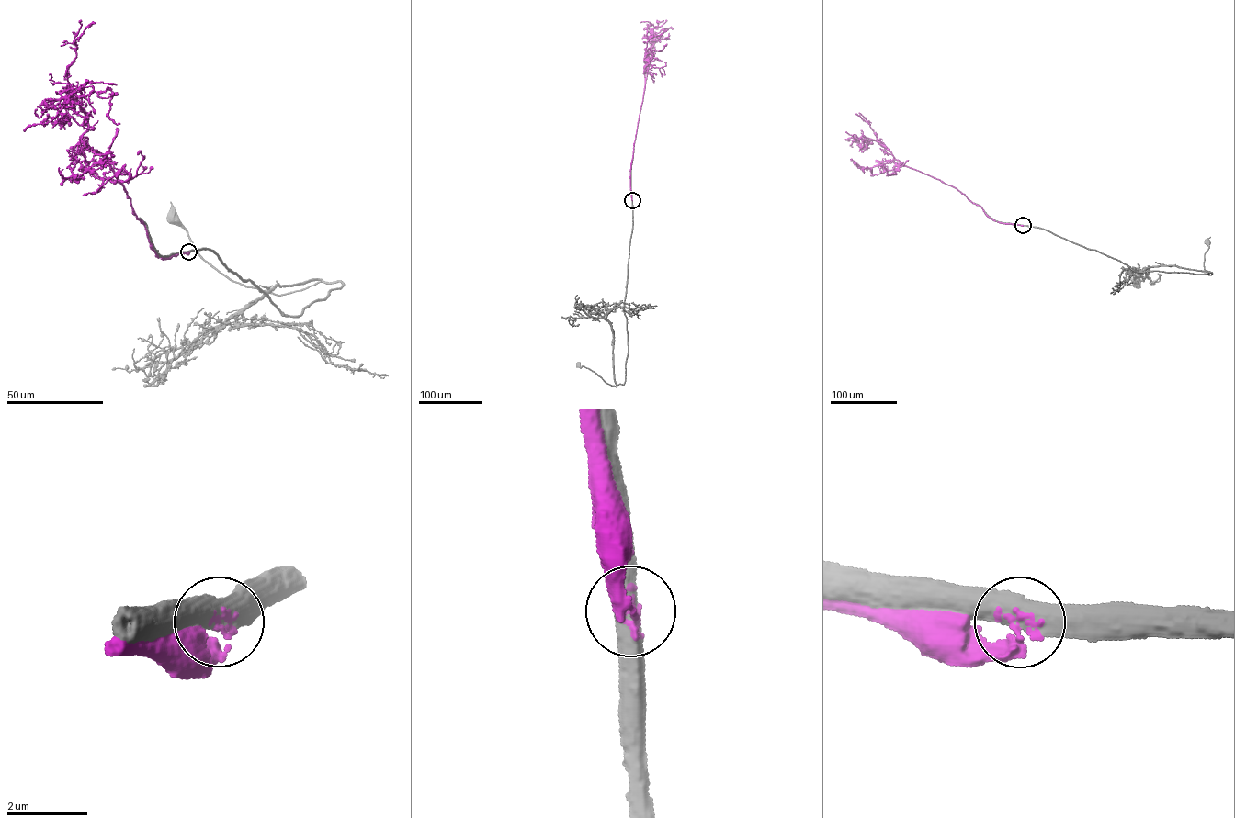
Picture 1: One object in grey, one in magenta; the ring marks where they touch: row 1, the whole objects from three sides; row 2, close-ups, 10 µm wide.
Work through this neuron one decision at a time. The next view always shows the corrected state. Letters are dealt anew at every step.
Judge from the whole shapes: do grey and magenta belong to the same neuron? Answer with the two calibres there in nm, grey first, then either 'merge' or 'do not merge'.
550/280 nm | do not merge

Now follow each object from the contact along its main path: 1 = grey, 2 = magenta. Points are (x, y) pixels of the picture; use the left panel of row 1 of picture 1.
1: (188, 252), (212, 250), (289, 316), (345, 285), (321, 279), (277, 295), (247, 286), (202, 258), (174, 218)
2: (188, 252), (156, 256), (113, 170), (81, 137), (74, 93), (50, 101), (70, 95), (54, 117), (23, 130)

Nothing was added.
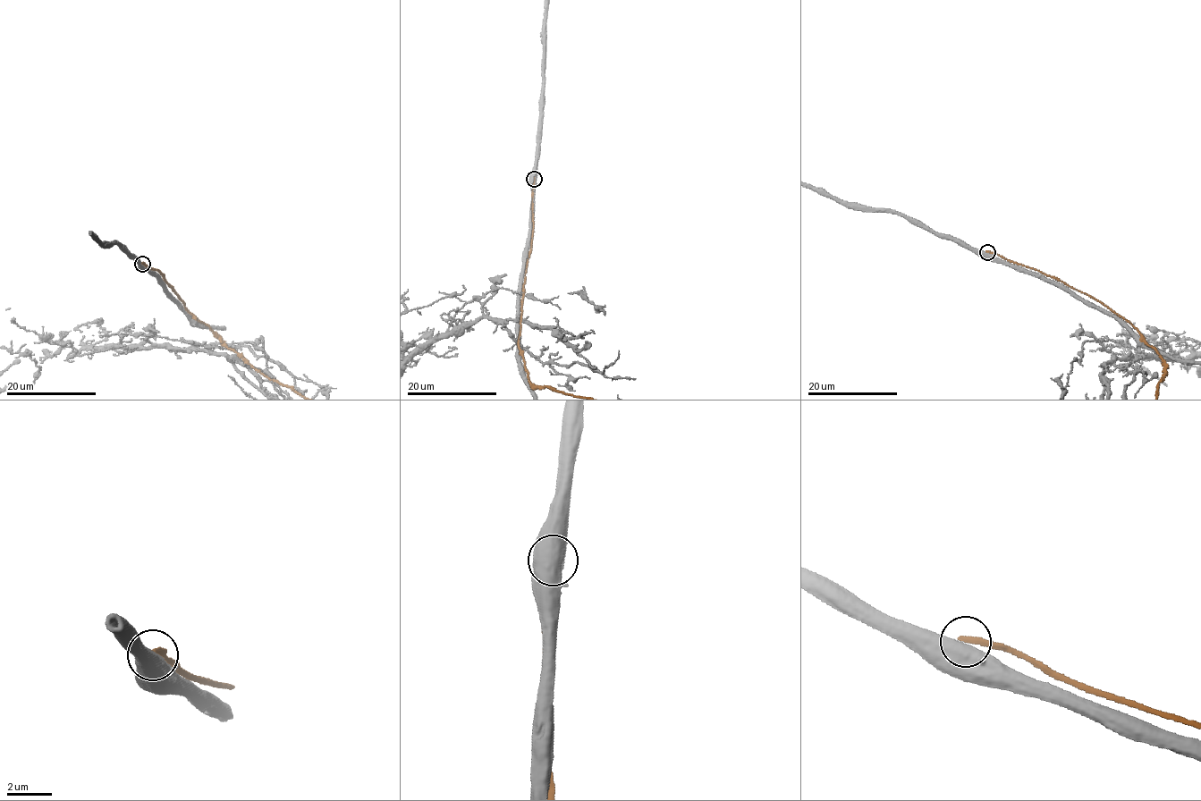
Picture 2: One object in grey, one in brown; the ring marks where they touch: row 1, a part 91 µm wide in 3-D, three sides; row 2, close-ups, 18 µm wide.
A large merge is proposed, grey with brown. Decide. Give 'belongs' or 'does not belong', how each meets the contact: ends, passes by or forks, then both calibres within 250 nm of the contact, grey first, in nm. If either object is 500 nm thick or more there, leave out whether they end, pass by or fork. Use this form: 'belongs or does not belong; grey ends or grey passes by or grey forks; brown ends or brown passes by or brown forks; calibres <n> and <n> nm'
does not belong; calibres 750 and 280 nm

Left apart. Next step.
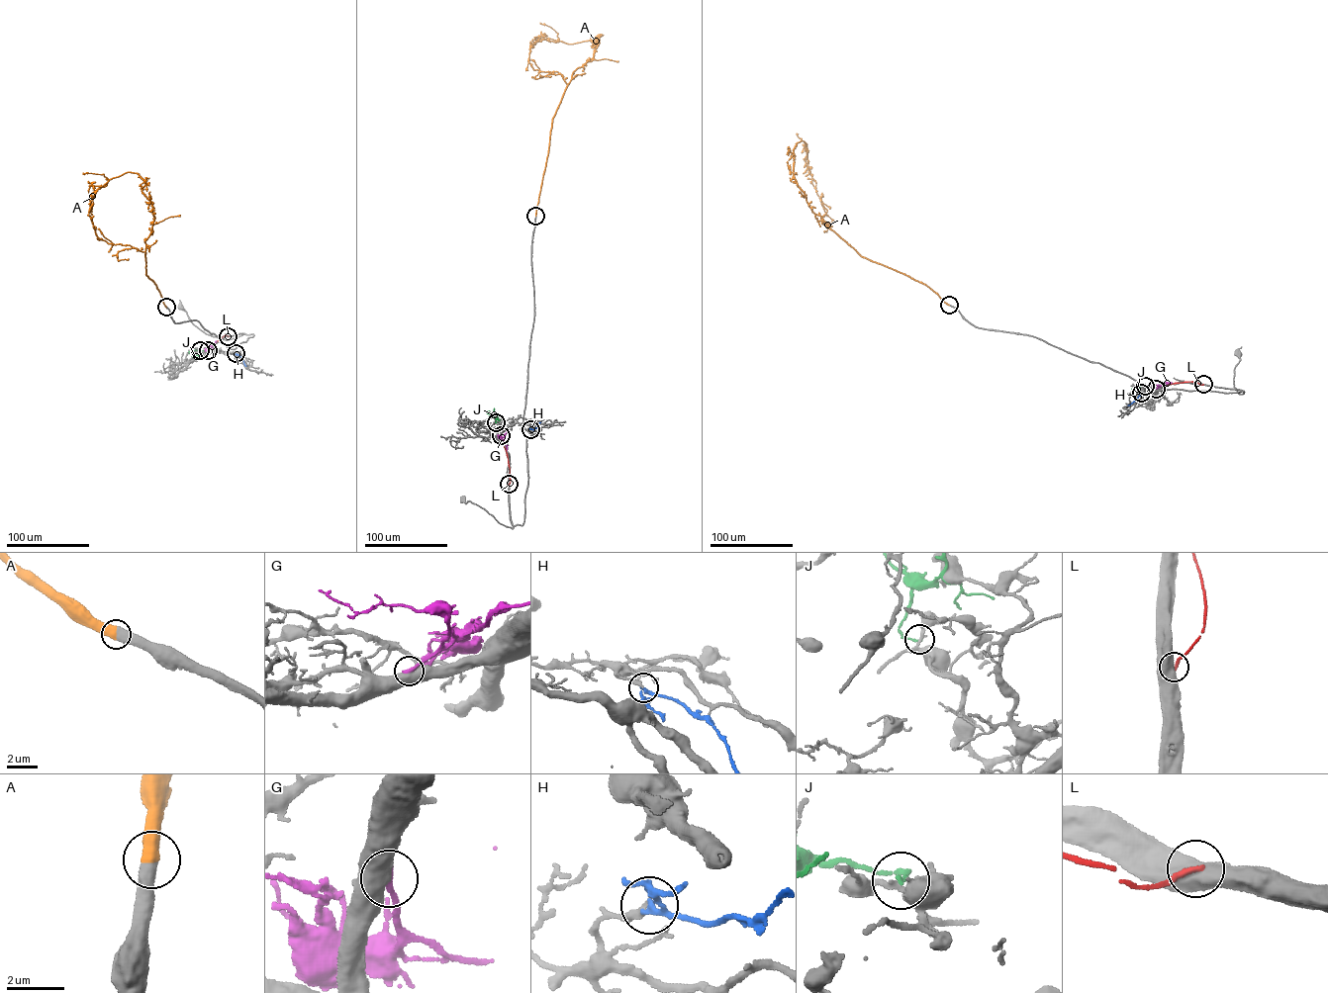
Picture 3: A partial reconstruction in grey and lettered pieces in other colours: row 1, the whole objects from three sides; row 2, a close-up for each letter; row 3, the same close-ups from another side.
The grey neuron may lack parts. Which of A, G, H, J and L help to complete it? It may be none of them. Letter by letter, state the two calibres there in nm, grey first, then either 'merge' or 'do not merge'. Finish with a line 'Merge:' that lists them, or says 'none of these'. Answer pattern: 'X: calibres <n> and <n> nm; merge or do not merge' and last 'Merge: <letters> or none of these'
A: calibres 600 and 600 nm; merge
G: calibres 500 and 240 nm; do not merge
H: calibres 240 and 160 nm; do not merge
J: calibres 180 and 130 nm; do not merge
L: calibres 750 and 200 nm; do not merge
Merge: A

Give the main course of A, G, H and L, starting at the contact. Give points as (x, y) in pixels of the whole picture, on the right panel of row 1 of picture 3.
A: (949, 305), (925, 284), (862, 257), (812, 212), (794, 173), (794, 151), (800, 141), (806, 144), (813, 179)
G: (1156, 389), (1172, 382)
H: (1141, 393), (1128, 406)
L: (1203, 384), (1188, 381), (1168, 385)

